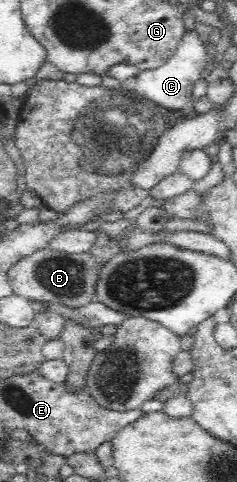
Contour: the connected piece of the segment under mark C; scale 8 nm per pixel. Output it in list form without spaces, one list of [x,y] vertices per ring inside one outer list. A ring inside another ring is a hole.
[[[195,32],[186,33],[182,43],[178,47],[173,59],[161,65],[158,69],[146,69],[141,71],[138,67],[126,64],[112,66],[106,73],[119,80],[123,87],[131,93],[141,96],[148,102],[152,102],[170,111],[182,110],[192,99],[194,84],[202,77],[202,71],[208,63],[208,51],[206,45]]]

